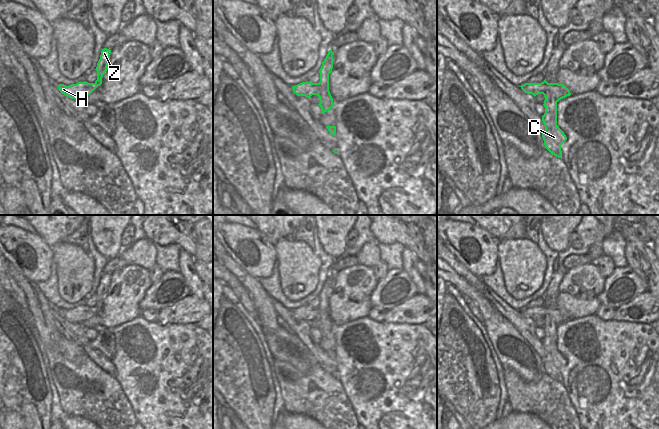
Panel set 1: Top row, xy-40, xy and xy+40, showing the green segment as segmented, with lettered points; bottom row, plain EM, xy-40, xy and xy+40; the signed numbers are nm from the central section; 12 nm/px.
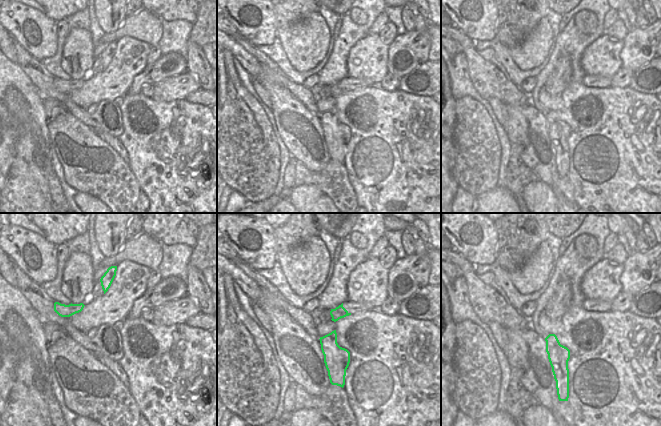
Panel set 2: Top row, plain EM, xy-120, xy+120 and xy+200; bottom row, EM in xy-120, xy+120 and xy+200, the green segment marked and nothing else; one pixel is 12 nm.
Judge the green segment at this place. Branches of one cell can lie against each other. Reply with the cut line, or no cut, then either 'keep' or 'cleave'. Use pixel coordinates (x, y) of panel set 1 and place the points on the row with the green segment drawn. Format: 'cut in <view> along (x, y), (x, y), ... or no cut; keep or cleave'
cut in xy+40 along (543, 81), (547, 89), (542, 93); cleave

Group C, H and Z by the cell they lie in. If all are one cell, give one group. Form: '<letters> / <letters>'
C Z / H

